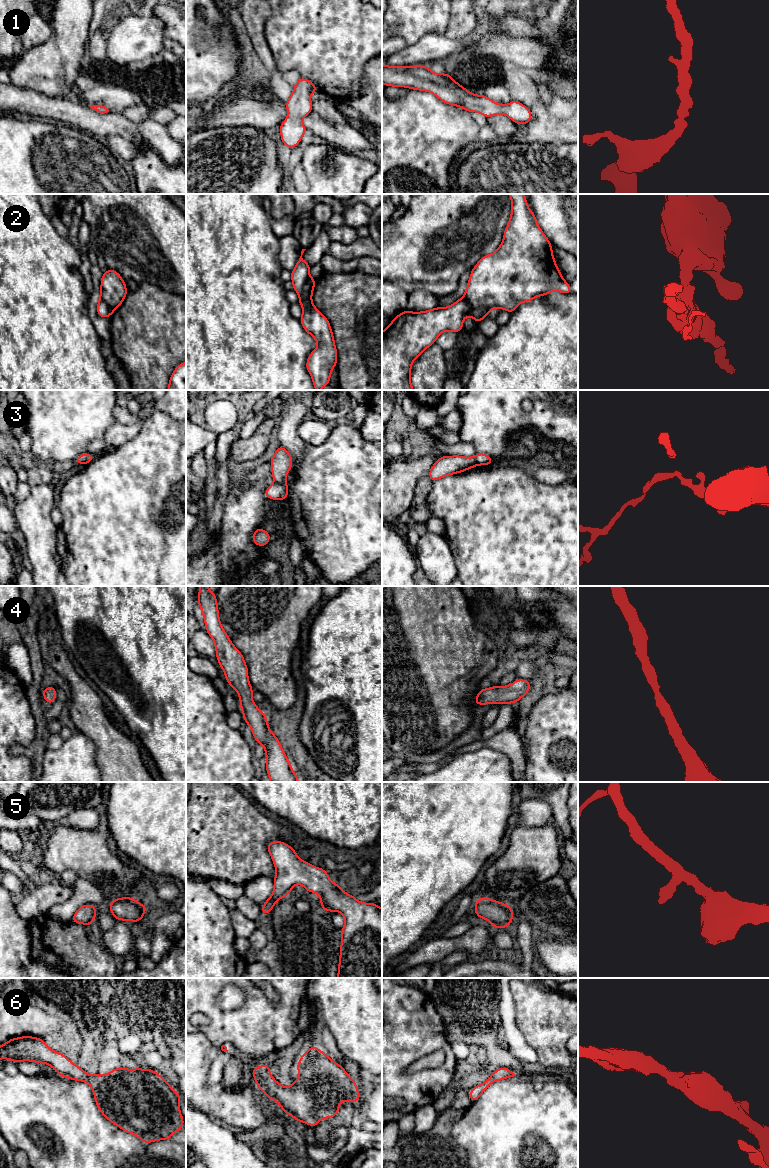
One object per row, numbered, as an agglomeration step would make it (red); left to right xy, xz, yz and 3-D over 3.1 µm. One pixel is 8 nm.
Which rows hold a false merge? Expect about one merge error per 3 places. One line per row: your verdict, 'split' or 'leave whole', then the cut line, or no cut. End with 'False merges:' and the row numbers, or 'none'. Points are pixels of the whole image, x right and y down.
1: leave whole; no cut
2: split; cut in yz along (463, 297), (473, 307), (483, 307), (488, 311)
3: split; cut in xz along (285, 481), (274, 483)
4: leave whole; no cut
5: leave whole; no cut
6: leave whole; no cut
False merges: 2, 3

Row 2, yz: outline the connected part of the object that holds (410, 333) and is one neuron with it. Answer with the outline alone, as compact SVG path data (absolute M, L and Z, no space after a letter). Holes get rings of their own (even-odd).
M464 297L446 308L437 306L423 312L401 312L382 332L382 390L414 390L410 382L412 362L444 331L459 333L465 317L472 316L478 324L488 314L489 311L484 308L473 308Z

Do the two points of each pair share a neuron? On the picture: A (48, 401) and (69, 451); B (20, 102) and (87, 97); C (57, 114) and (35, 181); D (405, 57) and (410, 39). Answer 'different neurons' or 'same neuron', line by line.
A: same neuron
B: different neurons
C: different neurons
D: different neurons

